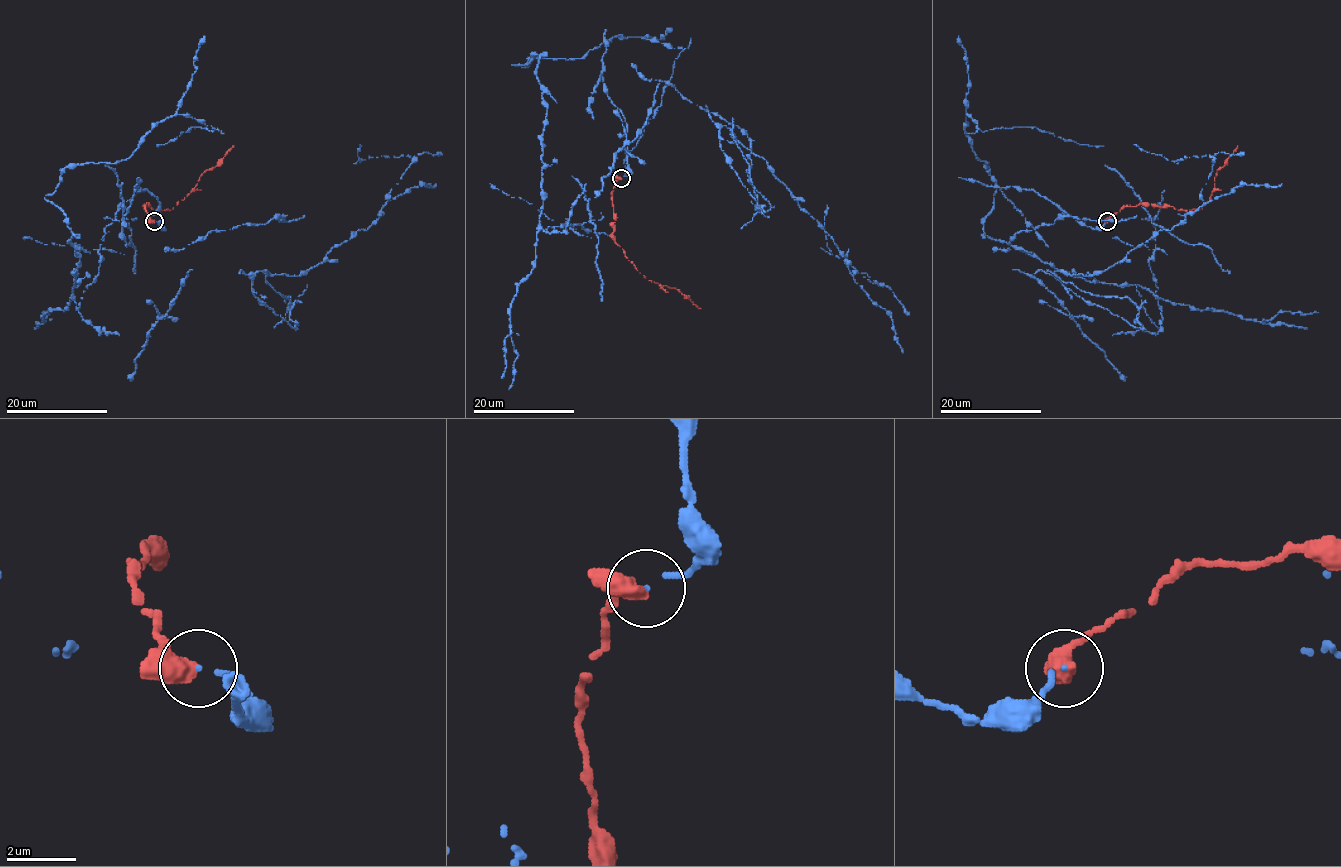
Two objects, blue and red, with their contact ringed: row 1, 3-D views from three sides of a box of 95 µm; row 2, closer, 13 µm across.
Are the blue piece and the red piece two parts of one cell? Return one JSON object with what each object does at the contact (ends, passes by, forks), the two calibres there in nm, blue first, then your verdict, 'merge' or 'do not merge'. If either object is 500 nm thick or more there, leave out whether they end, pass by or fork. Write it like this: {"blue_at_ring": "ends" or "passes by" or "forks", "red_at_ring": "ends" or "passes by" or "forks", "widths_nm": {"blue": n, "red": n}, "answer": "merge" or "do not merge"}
{"blue_at_ring": "ends", "red_at_ring": "passes by", "widths_nm": {"blue": 110, "red": 360}, "answer": "do not merge"}

